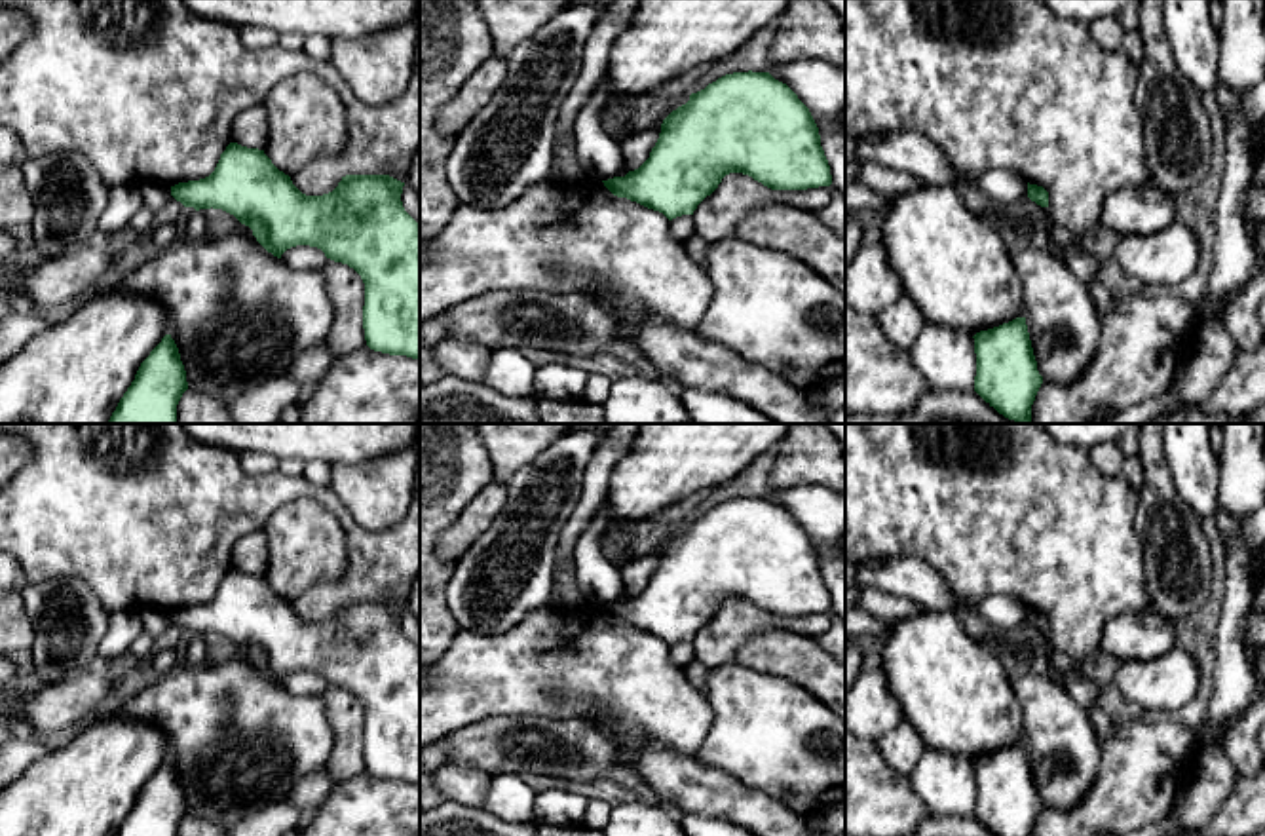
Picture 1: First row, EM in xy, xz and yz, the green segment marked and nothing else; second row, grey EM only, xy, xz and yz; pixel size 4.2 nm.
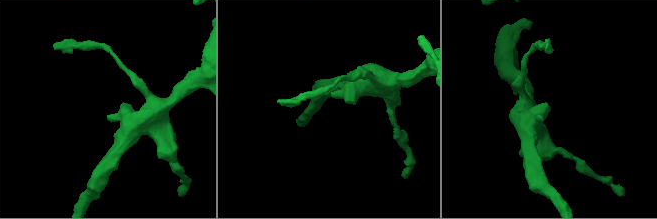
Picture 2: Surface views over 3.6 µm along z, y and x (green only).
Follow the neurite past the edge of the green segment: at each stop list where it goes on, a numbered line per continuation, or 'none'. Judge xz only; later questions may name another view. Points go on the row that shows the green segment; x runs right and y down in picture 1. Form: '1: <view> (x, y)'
none

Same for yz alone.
none

